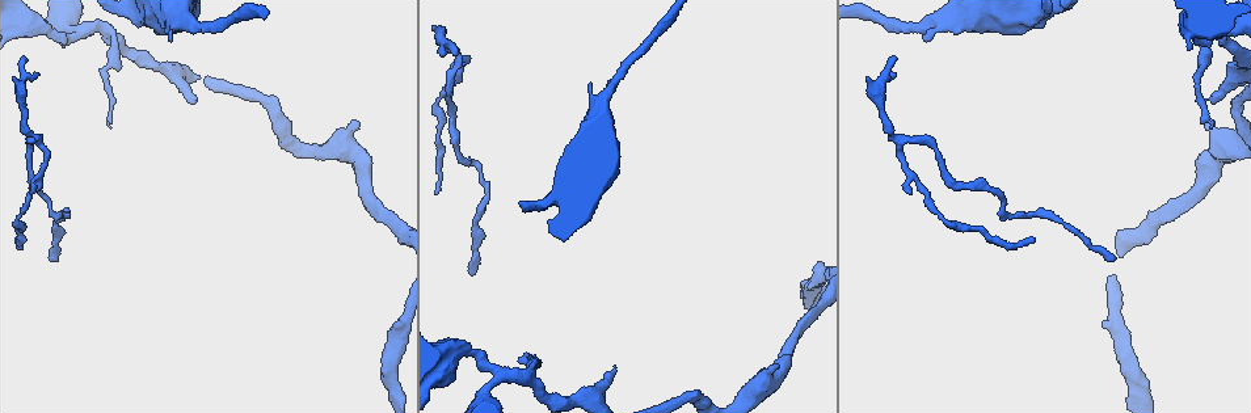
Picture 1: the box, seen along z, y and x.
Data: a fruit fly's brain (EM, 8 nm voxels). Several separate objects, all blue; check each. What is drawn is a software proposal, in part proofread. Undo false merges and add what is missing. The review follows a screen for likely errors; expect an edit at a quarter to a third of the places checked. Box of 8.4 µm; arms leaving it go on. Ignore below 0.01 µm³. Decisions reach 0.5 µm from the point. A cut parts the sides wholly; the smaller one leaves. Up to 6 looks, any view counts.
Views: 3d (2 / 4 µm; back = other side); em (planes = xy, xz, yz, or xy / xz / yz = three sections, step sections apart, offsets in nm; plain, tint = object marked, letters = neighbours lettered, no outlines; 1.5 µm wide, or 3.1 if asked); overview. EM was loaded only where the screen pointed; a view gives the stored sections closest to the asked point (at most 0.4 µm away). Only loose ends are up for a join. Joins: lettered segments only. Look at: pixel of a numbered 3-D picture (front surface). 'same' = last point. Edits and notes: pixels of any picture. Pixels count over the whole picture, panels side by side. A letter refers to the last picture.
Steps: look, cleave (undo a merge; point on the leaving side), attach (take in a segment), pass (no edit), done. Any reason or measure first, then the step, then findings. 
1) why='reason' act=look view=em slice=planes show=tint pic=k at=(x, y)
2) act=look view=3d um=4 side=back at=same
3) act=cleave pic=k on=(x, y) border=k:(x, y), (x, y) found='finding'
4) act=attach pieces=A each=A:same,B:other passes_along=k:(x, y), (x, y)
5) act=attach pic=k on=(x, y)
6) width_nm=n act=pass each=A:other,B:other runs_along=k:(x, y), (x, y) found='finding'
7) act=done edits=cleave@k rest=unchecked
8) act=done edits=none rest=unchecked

why='long arm stops here' act=look view=em slice=planes show=letters pic=1 at=(49, 258)

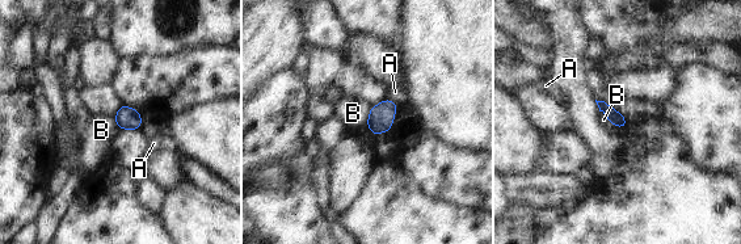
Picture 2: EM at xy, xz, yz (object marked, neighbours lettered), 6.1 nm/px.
longest_contact=B:180nm act=pass each=A:other,B:other border=2:(600, 110), (611, 123), (622, 129) found='none of them fits'

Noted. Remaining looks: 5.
why='branch stops here' act=look view=em slice=planes show=plain pic=1 at=(193, 97)

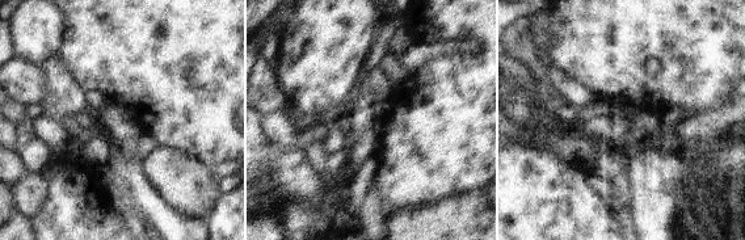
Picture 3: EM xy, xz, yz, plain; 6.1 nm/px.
act=look view=em slice=planes show=tint at=same

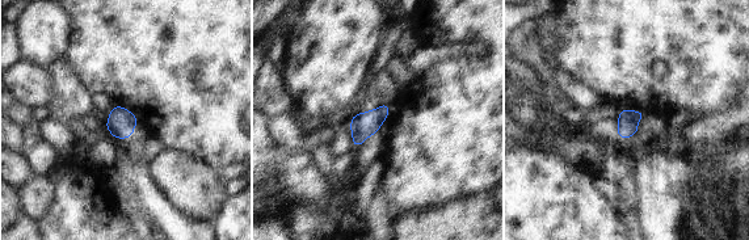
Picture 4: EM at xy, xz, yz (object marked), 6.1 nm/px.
act=look view=em slice=planes show=letters at=same

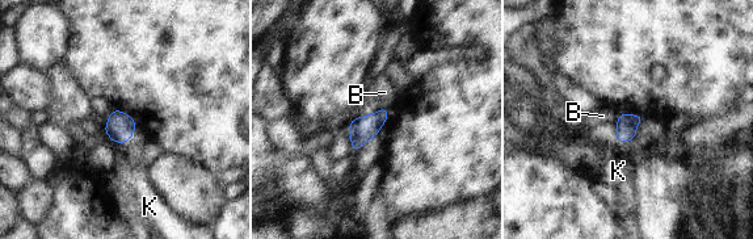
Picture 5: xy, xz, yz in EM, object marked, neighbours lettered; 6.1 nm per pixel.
act=pass each=B:other,K:other border=5:(618, 113), (615, 122) found='no lettered segment goes on from it'

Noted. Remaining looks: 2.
act=done edits=none rest=unchecked

